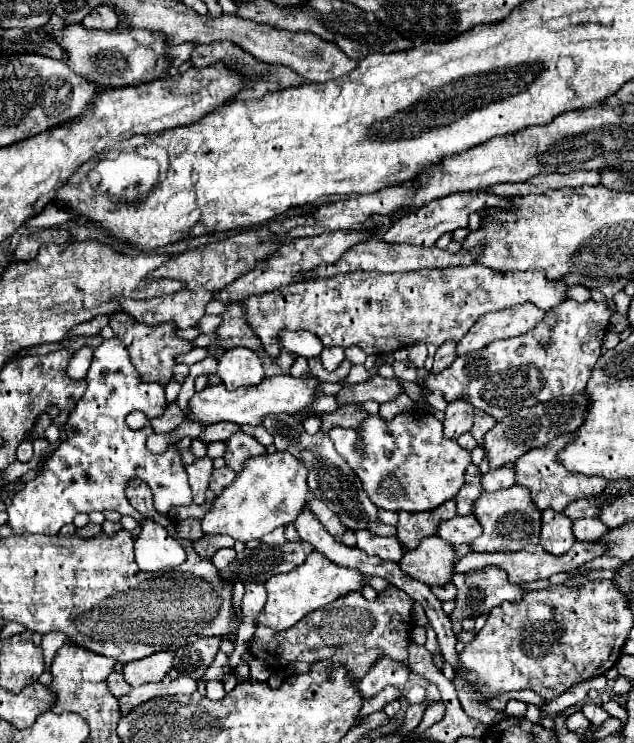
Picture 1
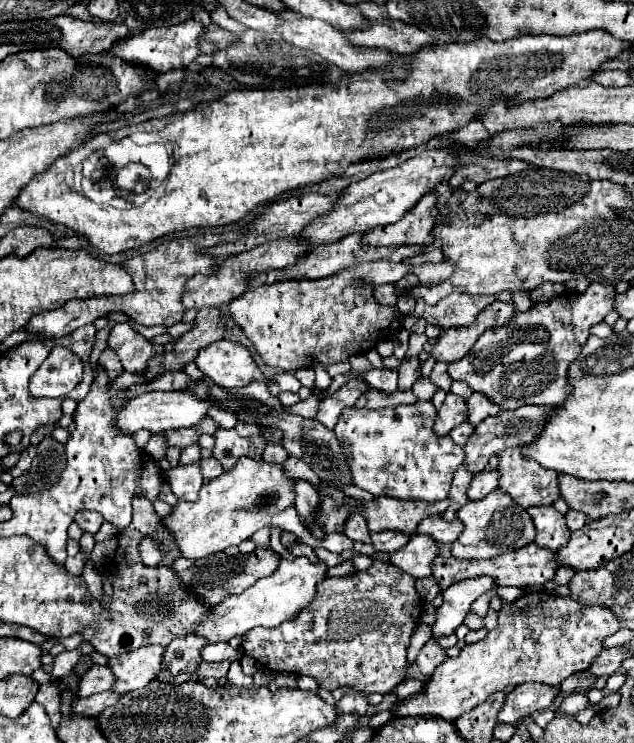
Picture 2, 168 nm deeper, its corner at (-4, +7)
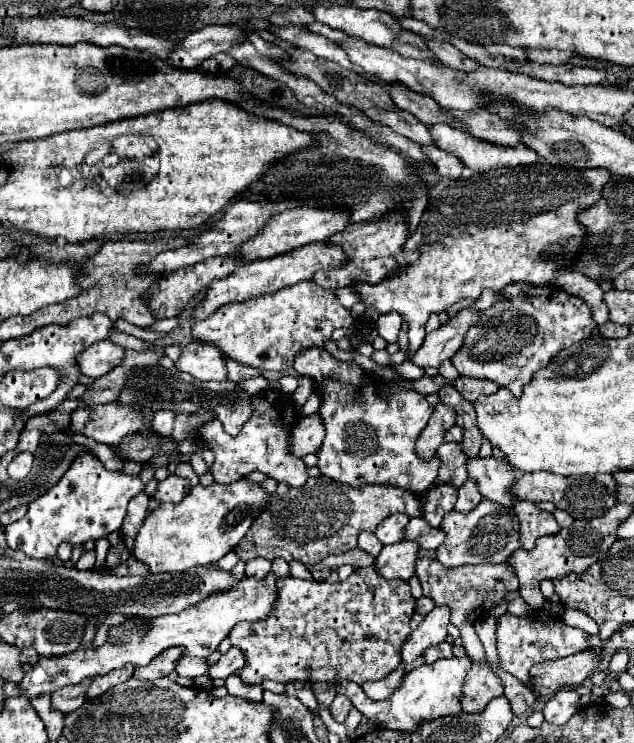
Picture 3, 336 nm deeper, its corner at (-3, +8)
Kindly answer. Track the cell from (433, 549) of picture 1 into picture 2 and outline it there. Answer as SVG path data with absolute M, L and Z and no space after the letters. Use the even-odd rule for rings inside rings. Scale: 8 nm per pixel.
M411 535L409 543L391 553L391 563L413 577L429 577L433 573L433 559L439 557L439 545L429 535Z

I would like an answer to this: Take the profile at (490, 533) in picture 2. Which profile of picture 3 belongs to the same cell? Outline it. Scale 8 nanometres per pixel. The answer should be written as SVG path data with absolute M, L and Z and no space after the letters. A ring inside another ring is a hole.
M482 500L468 514L456 514L456 512L444 514L440 530L446 534L446 538L436 550L436 560L446 568L456 568L464 564L484 564L484 562L502 564L510 558L514 550L520 548L520 534L514 510L506 506L496 506L494 502L486 500Z

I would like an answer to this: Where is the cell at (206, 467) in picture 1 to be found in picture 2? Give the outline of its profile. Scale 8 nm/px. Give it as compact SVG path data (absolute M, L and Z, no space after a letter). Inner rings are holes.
M189 463L189 465L177 465L175 469L167 471L167 481L171 485L171 491L185 501L197 501L199 489L203 485L201 477L201 465Z

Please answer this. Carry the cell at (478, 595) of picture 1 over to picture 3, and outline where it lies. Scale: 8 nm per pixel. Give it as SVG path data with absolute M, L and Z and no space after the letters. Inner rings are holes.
M436 606L430 614L426 614L426 618L418 624L416 630L410 632L410 636L406 638L406 642L400 648L400 656L404 664L412 664L416 658L420 658L424 654L426 648L436 646L440 642L444 642L446 634L448 634L448 622L450 622L450 610L446 606Z

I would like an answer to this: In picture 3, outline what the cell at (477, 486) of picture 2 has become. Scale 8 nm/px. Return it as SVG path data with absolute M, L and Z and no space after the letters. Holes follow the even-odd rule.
M464 482L460 488L458 488L458 500L454 504L454 510L456 512L470 512L474 510L474 506L480 502L480 494L476 494L476 486L472 486L472 482Z

